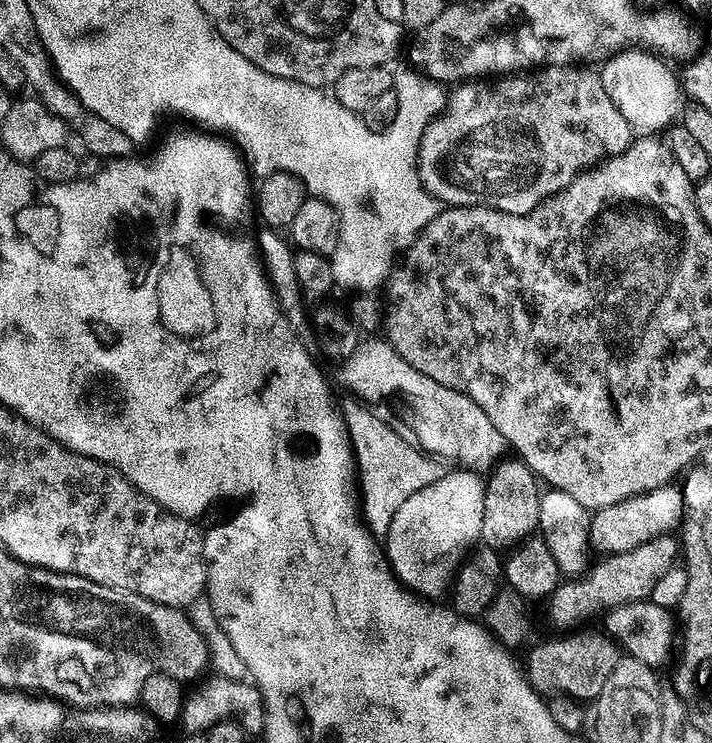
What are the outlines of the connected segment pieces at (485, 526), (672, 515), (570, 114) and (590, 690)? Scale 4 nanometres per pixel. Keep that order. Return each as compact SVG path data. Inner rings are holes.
M503 459L491 469L484 485L480 540L487 547L497 550L515 549L529 539L540 527L538 510L540 509L540 493L542 491L541 481L523 460L508 459Z
M665 486L643 492L641 496L632 496L614 506L595 509L591 513L592 524L588 528L588 538L591 547L595 551L597 548L600 554L634 550L634 546L642 546L656 536L669 535L673 531L671 528L679 529L685 515L683 491L676 486Z
M554 64L551 66L540 66L535 70L524 70L519 74L500 74L495 78L472 78L467 82L460 82L455 85L447 93L444 108L441 109L440 112L435 113L433 115L432 120L426 126L426 130L422 134L422 138L420 139L420 149L418 150L418 154L416 155L416 169L420 172L420 182L423 184L426 191L431 194L436 200L440 201L441 205L444 206L459 206L462 208L475 208L477 206L482 208L497 208L498 210L502 210L506 214L514 214L515 216L521 216L522 214L526 214L530 210L534 210L539 206L542 201L547 200L549 196L557 196L558 193L563 192L565 188L570 186L570 182L573 180L575 176L580 175L581 172L598 164L601 160L608 159L609 156L617 156L618 154L622 154L630 147L634 139L634 130L630 126L630 122L626 122L626 118L622 118L622 110L618 110L618 106L614 106L614 102L610 102L610 94L606 94L606 86L602 86L602 78L600 77L599 71L593 70L591 72L591 67L588 66L573 66L571 64Z
M576 630L571 634L564 634L561 640L550 640L546 644L536 644L528 652L528 664L526 663L526 675L533 688L541 694L555 694L565 692L568 696L581 702L592 702L598 694L602 694L602 686L606 686L606 678L614 674L614 666L618 666L622 649L612 636L600 632L584 632L588 630Z

